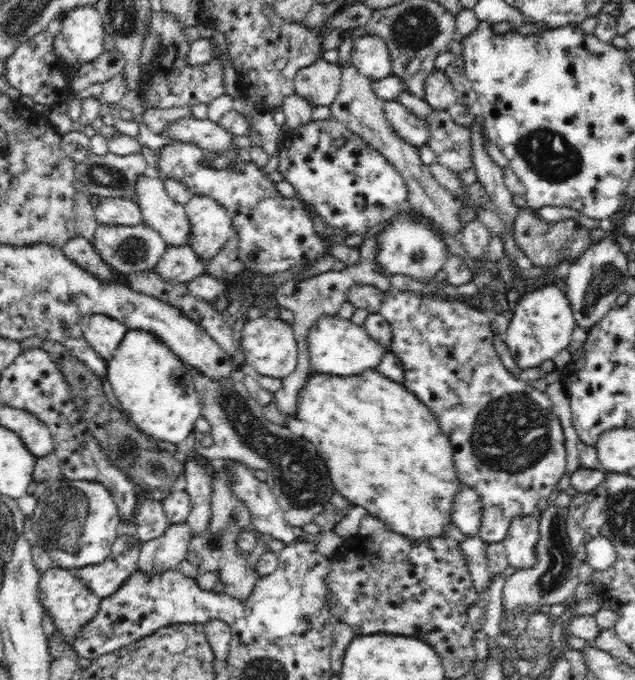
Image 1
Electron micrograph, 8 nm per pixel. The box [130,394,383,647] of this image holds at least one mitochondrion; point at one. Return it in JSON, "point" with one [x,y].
{"point":[214,542]}

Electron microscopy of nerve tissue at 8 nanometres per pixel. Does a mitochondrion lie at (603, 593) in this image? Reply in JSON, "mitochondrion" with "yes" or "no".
{"mitochondrion":"no"}

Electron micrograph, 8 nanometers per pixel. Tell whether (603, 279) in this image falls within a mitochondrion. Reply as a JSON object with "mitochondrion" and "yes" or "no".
{"mitochondrion":"yes"}

